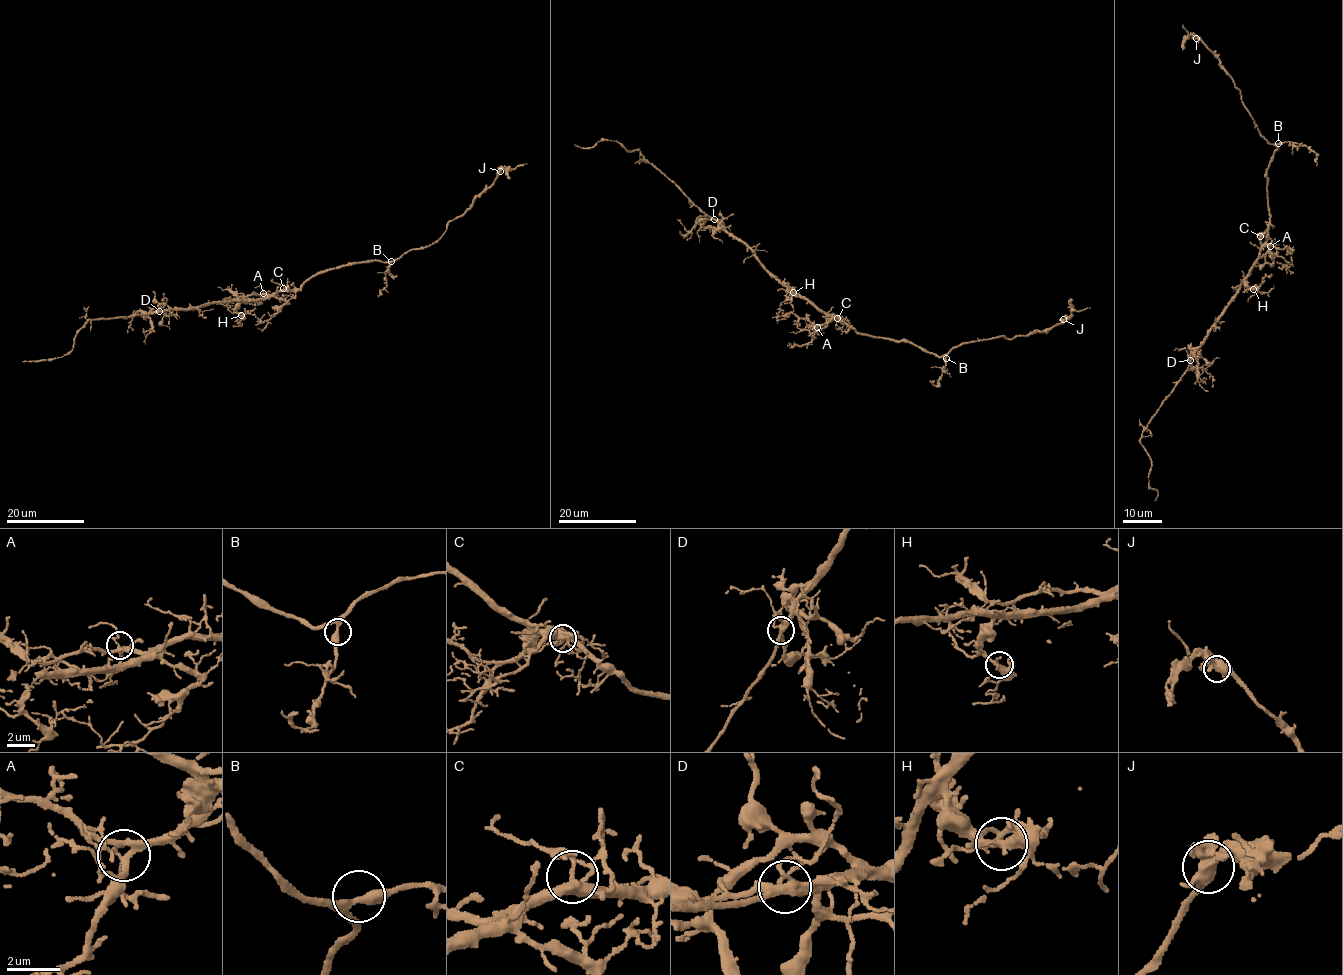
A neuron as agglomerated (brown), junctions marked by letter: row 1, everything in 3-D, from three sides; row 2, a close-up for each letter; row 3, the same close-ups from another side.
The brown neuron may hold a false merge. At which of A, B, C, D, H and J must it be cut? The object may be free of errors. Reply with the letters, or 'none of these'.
none of these

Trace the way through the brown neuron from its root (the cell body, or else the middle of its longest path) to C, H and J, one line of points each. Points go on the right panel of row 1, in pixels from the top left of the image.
C: (1259, 254), (1260, 236)
H: (1259, 254), (1245, 280), (1253, 289)
J: (1259, 254), (1260, 237), (1270, 216), (1266, 172), (1277, 146), (1262, 135), (1233, 79), (1196, 39)

